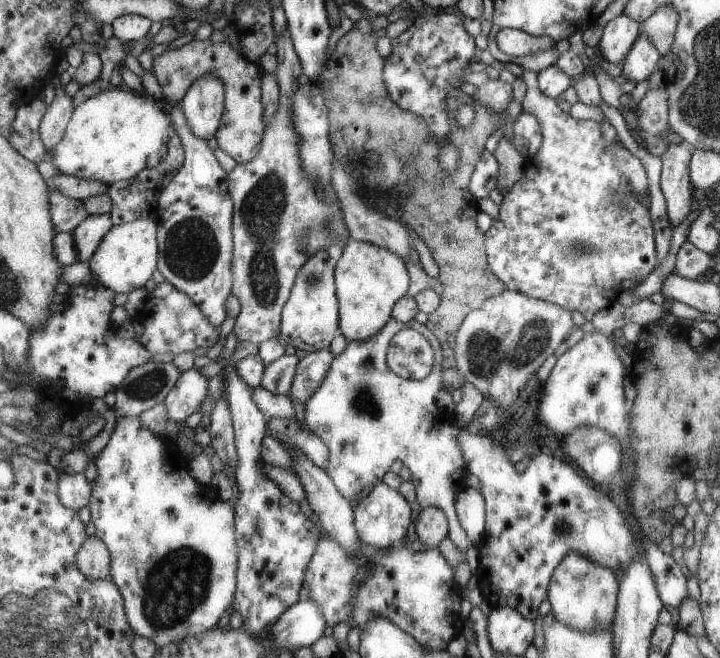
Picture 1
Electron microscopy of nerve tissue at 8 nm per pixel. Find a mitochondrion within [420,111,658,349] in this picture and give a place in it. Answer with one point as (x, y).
(578, 249)

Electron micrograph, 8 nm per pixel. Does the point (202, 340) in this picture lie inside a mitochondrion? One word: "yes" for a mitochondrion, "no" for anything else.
no

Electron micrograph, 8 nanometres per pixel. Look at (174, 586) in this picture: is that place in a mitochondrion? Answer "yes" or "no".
yes

